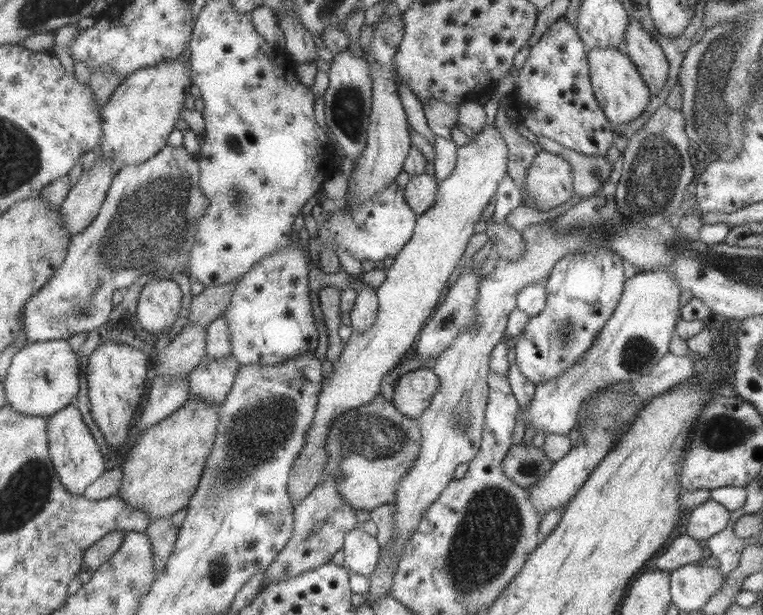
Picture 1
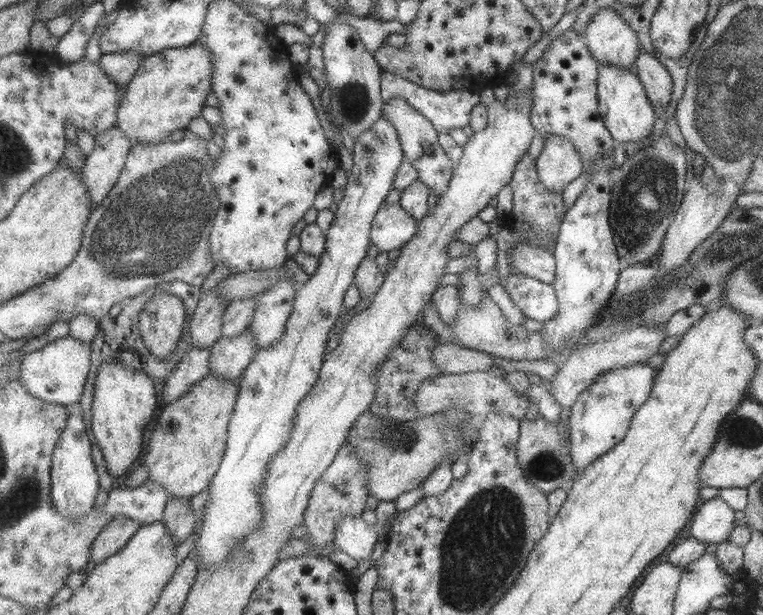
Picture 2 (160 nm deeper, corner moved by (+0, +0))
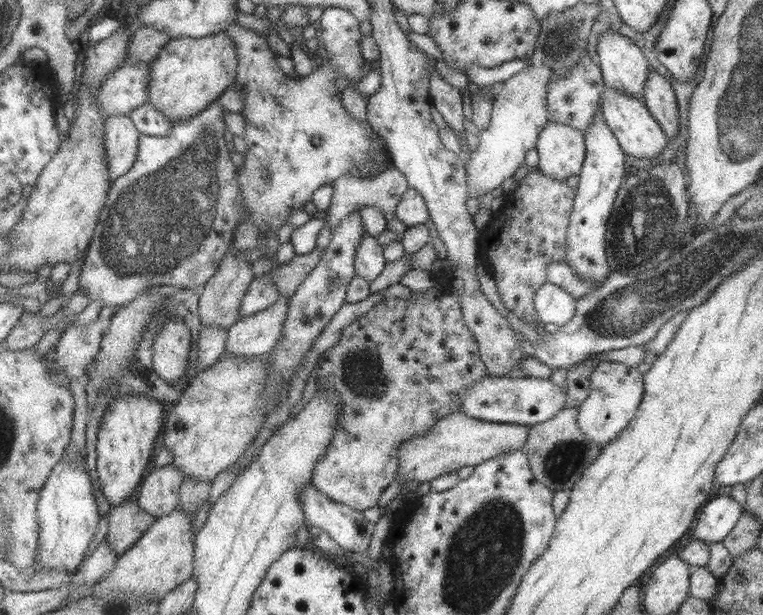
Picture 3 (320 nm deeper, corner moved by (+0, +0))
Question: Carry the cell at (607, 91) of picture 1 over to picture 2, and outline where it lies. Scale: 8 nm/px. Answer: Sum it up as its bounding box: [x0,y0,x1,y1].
[596,64,656,142]

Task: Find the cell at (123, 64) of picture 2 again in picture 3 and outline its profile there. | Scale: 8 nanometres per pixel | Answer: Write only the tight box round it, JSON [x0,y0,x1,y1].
[128,25,171,63]

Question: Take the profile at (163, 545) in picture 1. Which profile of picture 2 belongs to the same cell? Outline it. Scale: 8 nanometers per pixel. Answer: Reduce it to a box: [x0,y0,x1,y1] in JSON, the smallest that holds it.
[163,497,200,546]

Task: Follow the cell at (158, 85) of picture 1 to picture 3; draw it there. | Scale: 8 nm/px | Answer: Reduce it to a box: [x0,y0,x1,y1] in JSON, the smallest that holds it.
[147,31,240,121]

